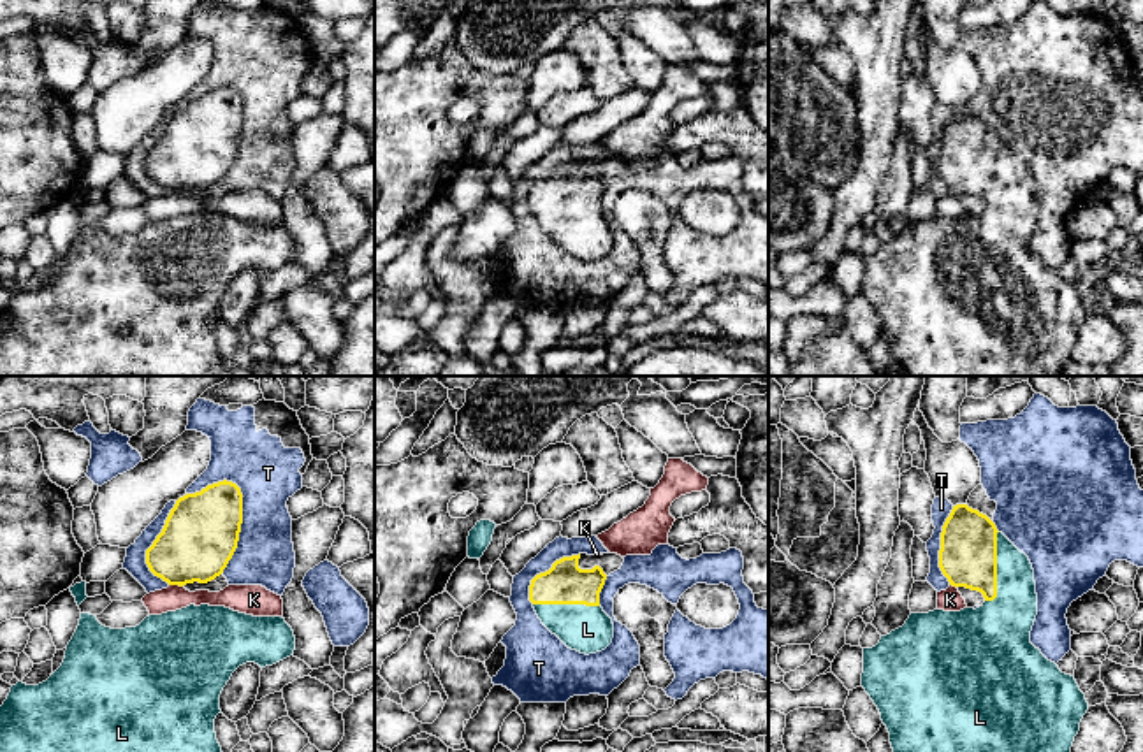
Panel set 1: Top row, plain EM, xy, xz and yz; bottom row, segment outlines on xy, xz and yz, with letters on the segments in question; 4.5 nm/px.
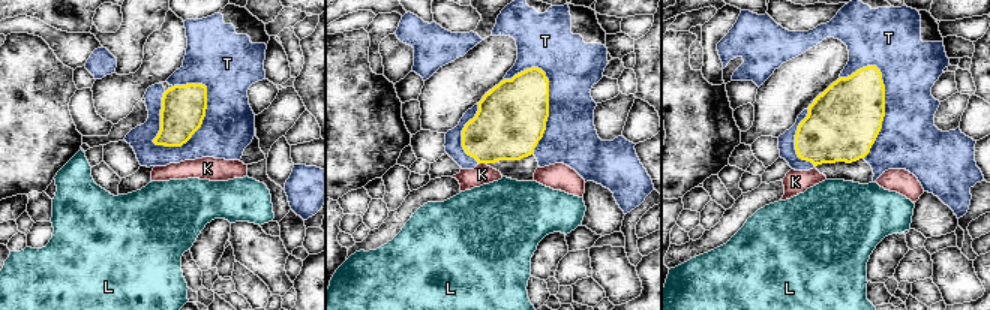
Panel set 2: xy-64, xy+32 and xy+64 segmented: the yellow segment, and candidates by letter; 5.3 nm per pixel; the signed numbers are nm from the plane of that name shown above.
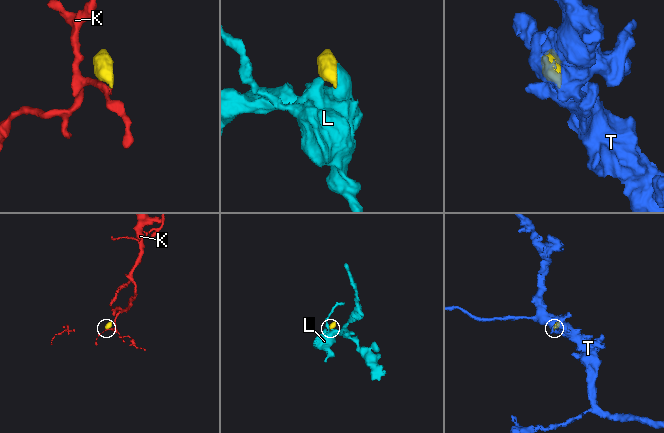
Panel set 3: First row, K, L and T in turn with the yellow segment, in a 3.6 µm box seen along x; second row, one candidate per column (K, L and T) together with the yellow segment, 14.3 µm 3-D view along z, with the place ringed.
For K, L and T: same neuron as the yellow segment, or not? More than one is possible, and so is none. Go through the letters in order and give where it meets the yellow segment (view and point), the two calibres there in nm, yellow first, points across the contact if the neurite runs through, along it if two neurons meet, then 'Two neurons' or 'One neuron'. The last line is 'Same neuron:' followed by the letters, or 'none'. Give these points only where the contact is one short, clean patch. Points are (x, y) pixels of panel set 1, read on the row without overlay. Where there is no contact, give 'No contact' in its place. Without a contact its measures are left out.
K: Touches yellow at xy (176, 190). Thickness 340 nm (yellow) against 120 nm. Boundary: xy (169, 190), (182, 194). Two neurons
L: Touches yellow at yz (996, 176). Thickness 260 nm (yellow) against 240 nm. One neuron
T: Touches yellow at xy (241, 129). Thickness 340 nm (yellow) against 280 nm. Two neurons
Same neuron: L

